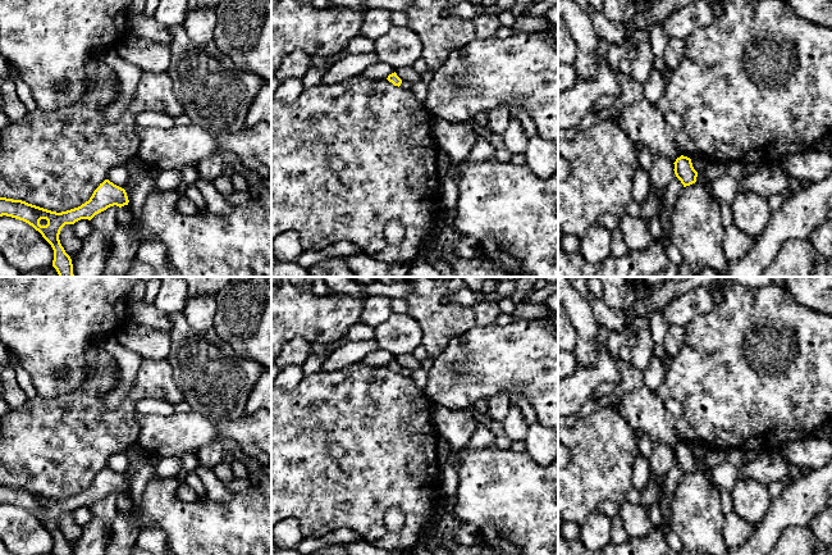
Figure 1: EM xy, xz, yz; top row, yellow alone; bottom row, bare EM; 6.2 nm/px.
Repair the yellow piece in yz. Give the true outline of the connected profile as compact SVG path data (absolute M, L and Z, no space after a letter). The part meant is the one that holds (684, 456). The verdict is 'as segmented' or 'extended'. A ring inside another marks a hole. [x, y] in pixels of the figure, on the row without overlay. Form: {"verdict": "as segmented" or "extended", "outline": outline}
{"verdict": "as segmented", "outline": "M681 442L676 446L675 461L681 468L684 474L690 473L696 469L698 459L694 456L691 446Z"}

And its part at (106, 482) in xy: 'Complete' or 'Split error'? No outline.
Complete

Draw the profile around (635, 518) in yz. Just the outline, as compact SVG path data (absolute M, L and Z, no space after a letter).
M625 501L620 505L618 515L630 537L644 537L654 529L649 511L641 504Z

